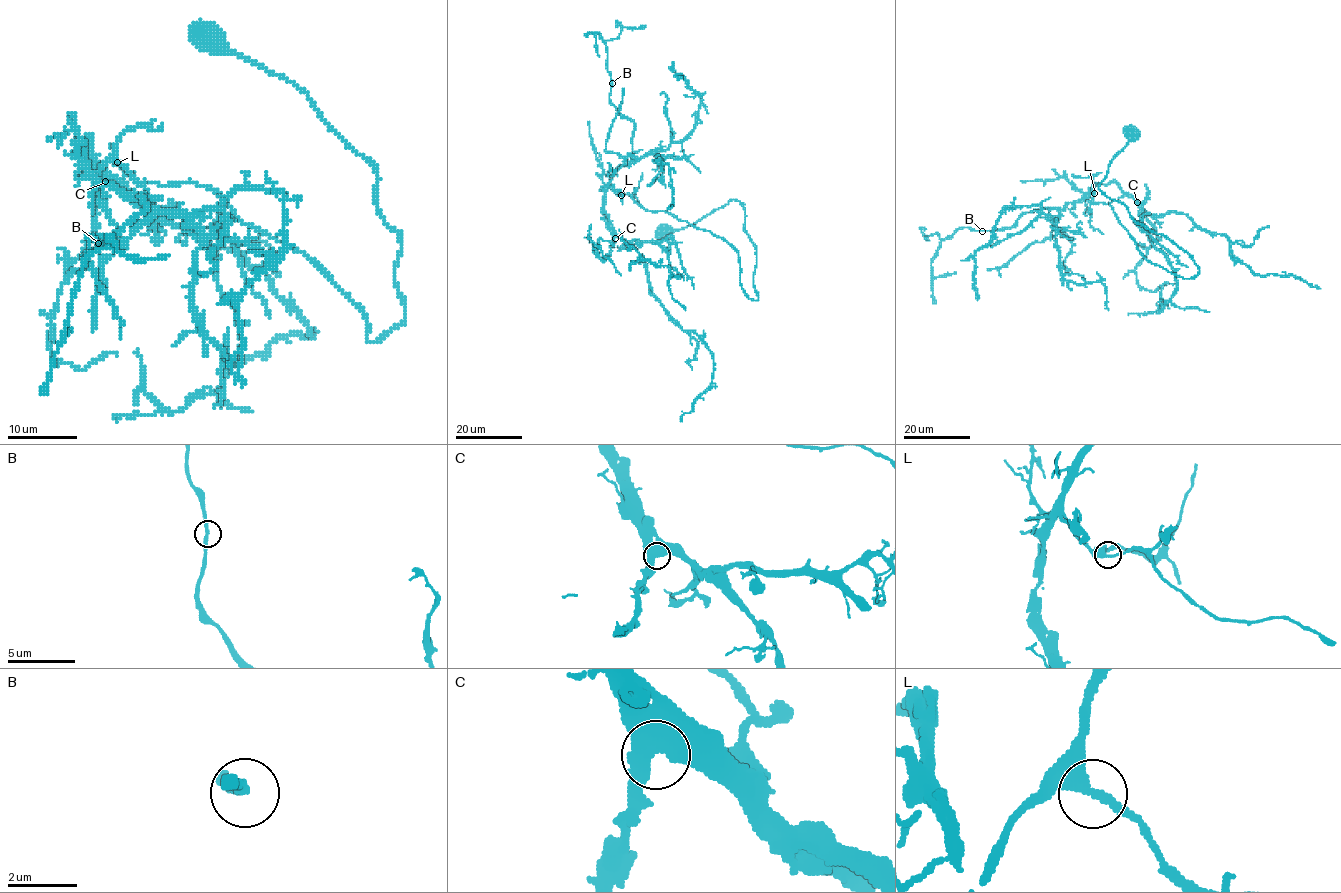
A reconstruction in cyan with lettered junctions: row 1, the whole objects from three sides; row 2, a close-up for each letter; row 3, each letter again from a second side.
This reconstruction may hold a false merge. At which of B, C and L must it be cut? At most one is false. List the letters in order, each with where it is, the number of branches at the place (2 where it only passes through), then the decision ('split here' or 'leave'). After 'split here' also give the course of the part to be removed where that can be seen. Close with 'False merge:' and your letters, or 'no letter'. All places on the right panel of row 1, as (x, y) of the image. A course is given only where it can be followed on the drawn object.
B: at (982, 231); 2 branches meet; leave
C: at (1137, 202); 2 branches meet; leave
L: at (1094, 193); 2 branches meet; leave
False merge: no letter

